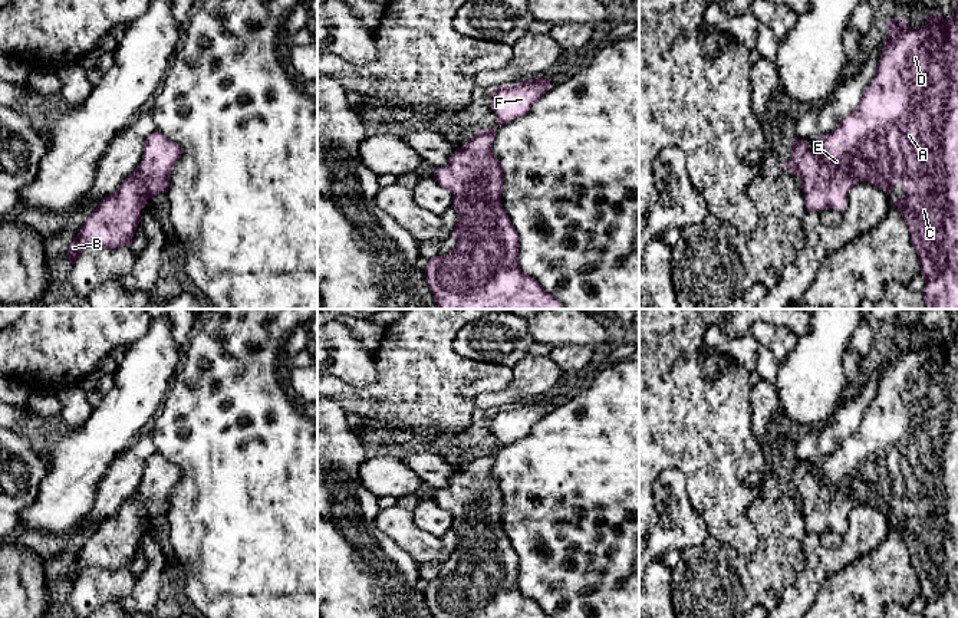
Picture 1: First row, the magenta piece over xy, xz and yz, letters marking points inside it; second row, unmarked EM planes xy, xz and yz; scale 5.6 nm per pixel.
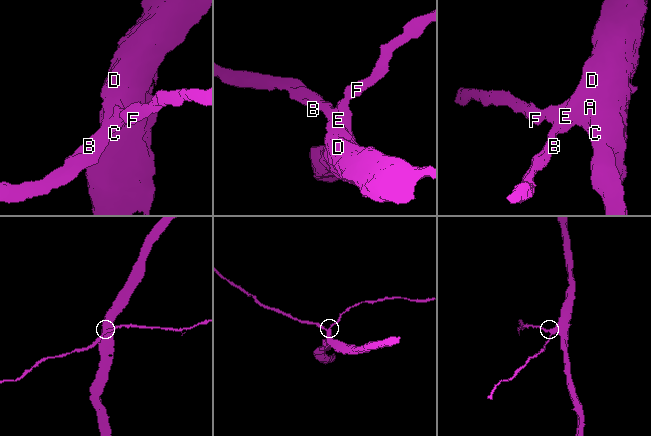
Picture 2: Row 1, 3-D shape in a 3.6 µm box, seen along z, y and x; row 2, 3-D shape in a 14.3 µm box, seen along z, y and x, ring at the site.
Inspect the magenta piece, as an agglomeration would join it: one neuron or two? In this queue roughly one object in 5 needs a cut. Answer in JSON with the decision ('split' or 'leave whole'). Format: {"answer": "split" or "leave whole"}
{"answer": "leave whole"}

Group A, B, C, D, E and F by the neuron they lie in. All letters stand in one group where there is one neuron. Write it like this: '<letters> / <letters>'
A B C D E F

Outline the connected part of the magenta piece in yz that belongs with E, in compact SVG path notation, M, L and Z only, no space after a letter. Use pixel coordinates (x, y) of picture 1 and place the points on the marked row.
M958 0L948 19L929 13L919 27L911 27L901 19L889 19L885 26L890 34L883 37L876 72L865 88L859 106L834 131L817 139L819 154L813 154L803 139L793 135L791 157L780 167L800 180L807 211L843 211L850 190L862 181L886 194L901 183L903 195L890 198L890 203L898 207L911 233L921 275L925 277L922 296L926 309L958 309Z

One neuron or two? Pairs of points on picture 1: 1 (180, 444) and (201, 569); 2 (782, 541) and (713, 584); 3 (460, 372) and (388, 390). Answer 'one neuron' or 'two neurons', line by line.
1: one neuron
2: one neuron
3: one neuron

